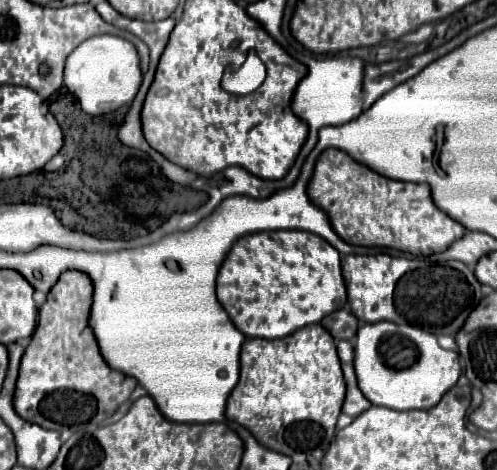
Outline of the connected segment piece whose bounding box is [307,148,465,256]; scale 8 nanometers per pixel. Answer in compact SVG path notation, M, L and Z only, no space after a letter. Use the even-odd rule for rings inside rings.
M327 148L317 158L313 176L307 186L311 202L325 210L333 230L355 246L387 246L409 254L429 256L441 252L465 234L465 228L441 212L433 200L427 184L409 184L389 180L357 164L341 150Z

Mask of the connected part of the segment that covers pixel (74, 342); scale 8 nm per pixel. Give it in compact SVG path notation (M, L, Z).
M69 270L61 274L47 300L39 306L39 322L21 358L13 396L13 408L23 420L55 432L93 432L137 386L135 378L111 370L99 354L99 346L89 328L91 300L91 280L83 272Z

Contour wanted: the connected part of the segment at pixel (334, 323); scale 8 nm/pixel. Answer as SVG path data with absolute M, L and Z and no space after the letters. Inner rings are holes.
M341 308L337 312L331 312L321 320L321 326L331 332L335 342L339 340L353 340L355 332L359 328L359 320L353 316L353 312Z

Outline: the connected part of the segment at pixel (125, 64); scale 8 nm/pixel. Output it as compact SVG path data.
M93 36L91 40L85 40L71 52L65 64L65 88L79 100L83 112L91 116L109 114L127 106L139 90L141 78L137 50L117 36Z

